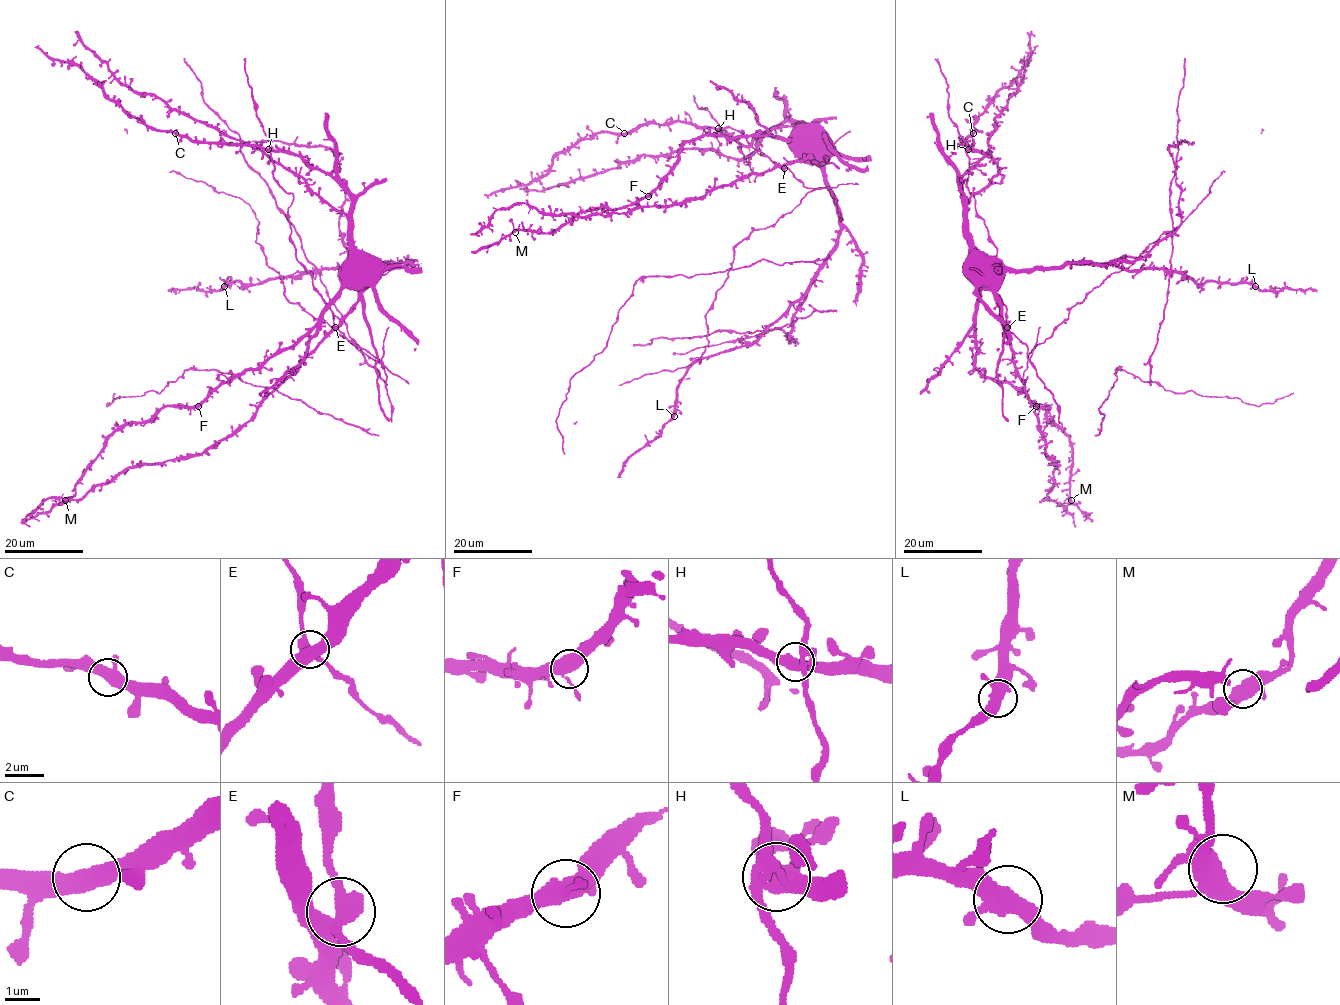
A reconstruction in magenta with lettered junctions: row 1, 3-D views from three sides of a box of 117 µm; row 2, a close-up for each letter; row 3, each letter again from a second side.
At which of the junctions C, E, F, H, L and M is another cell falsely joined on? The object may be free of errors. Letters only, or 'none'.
none

